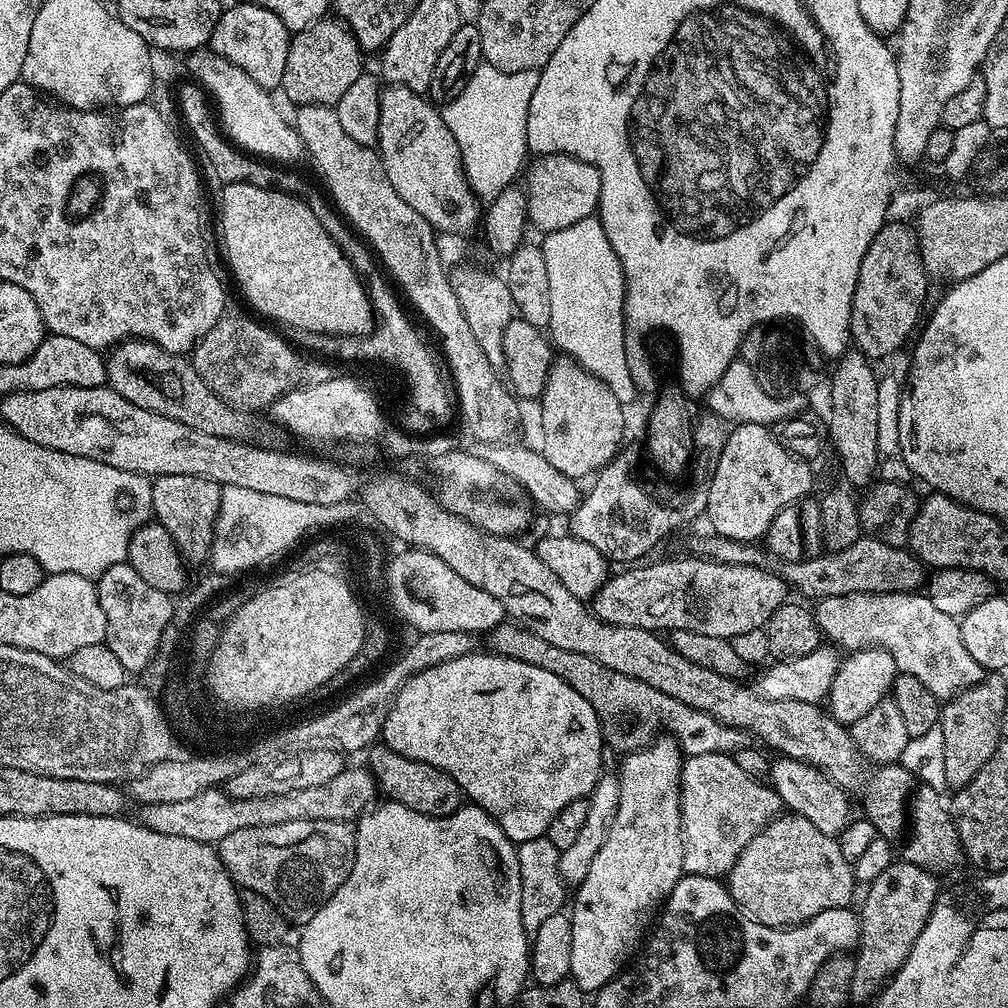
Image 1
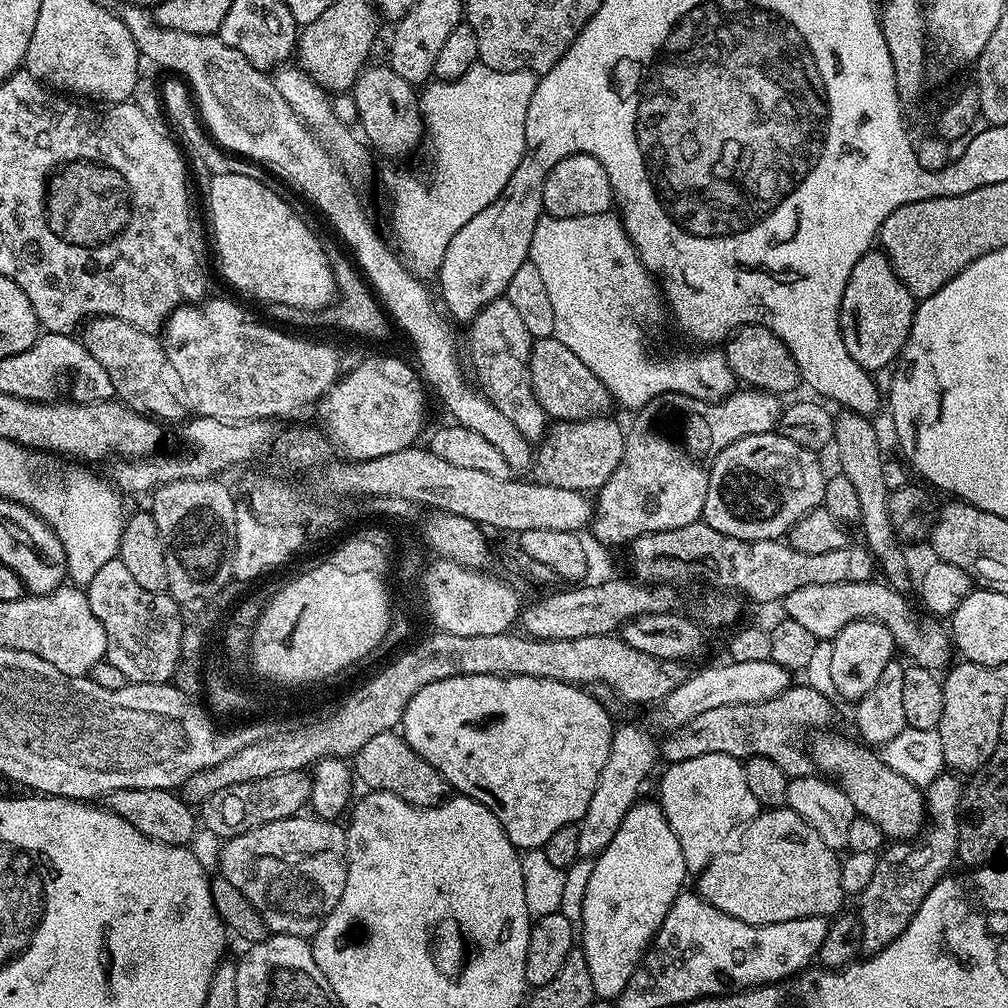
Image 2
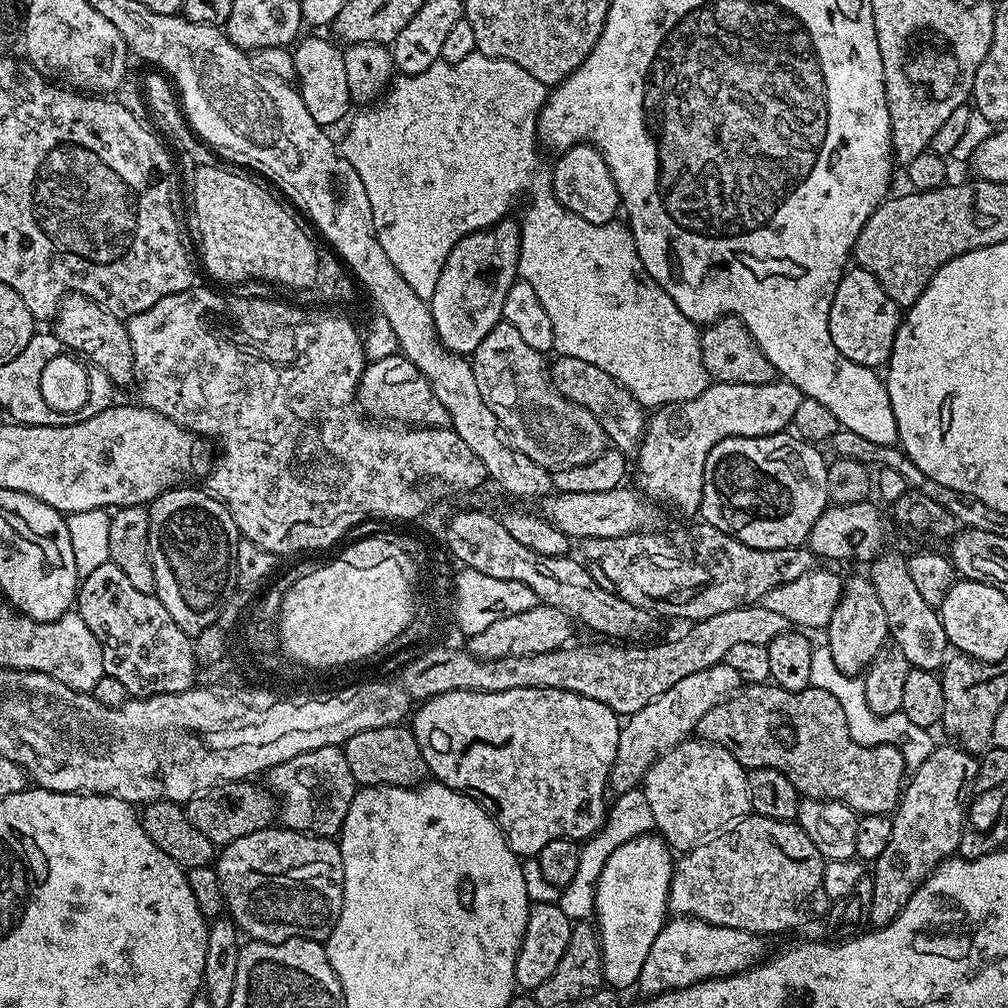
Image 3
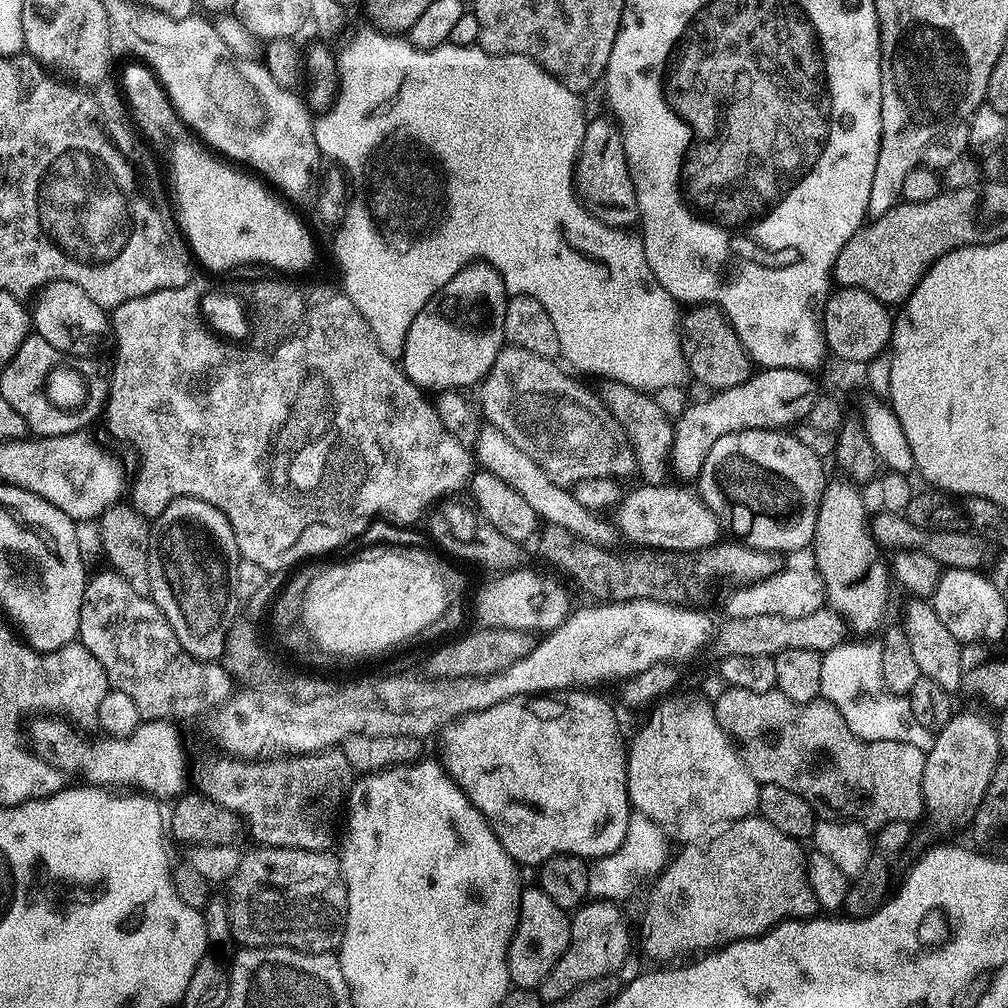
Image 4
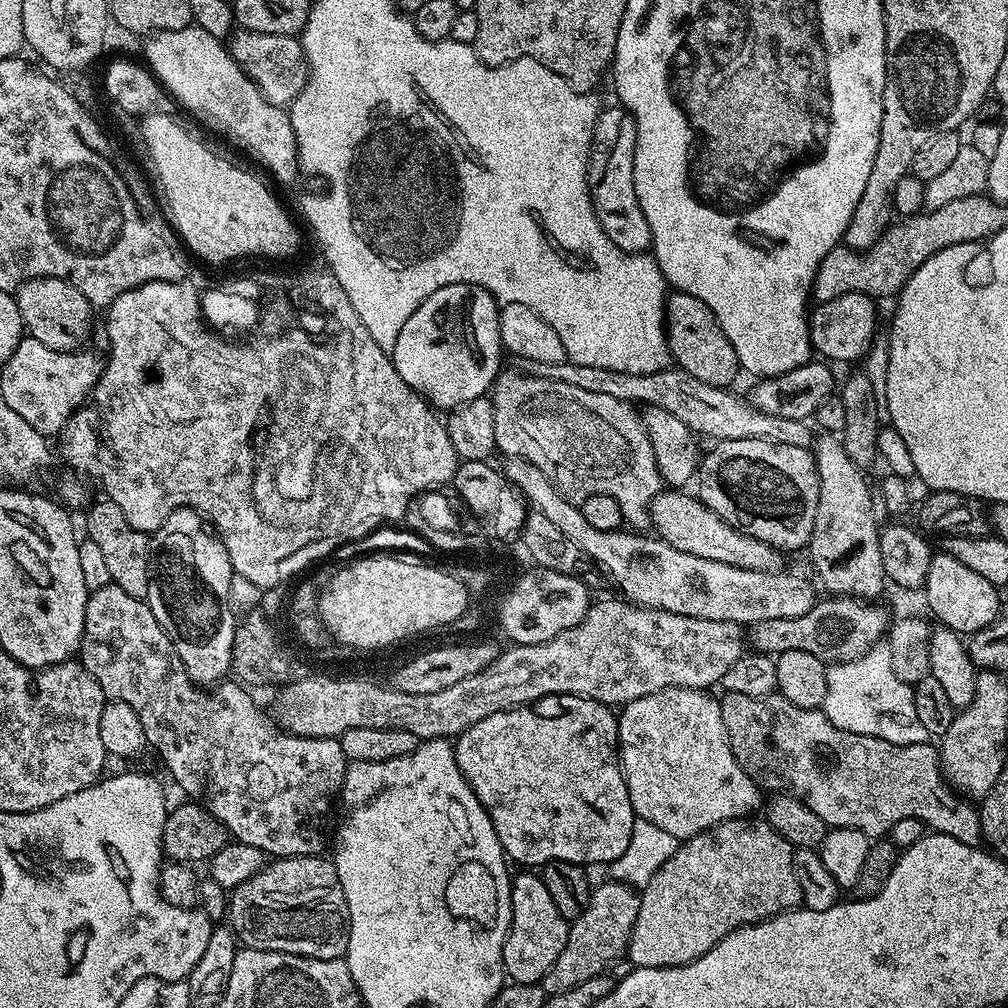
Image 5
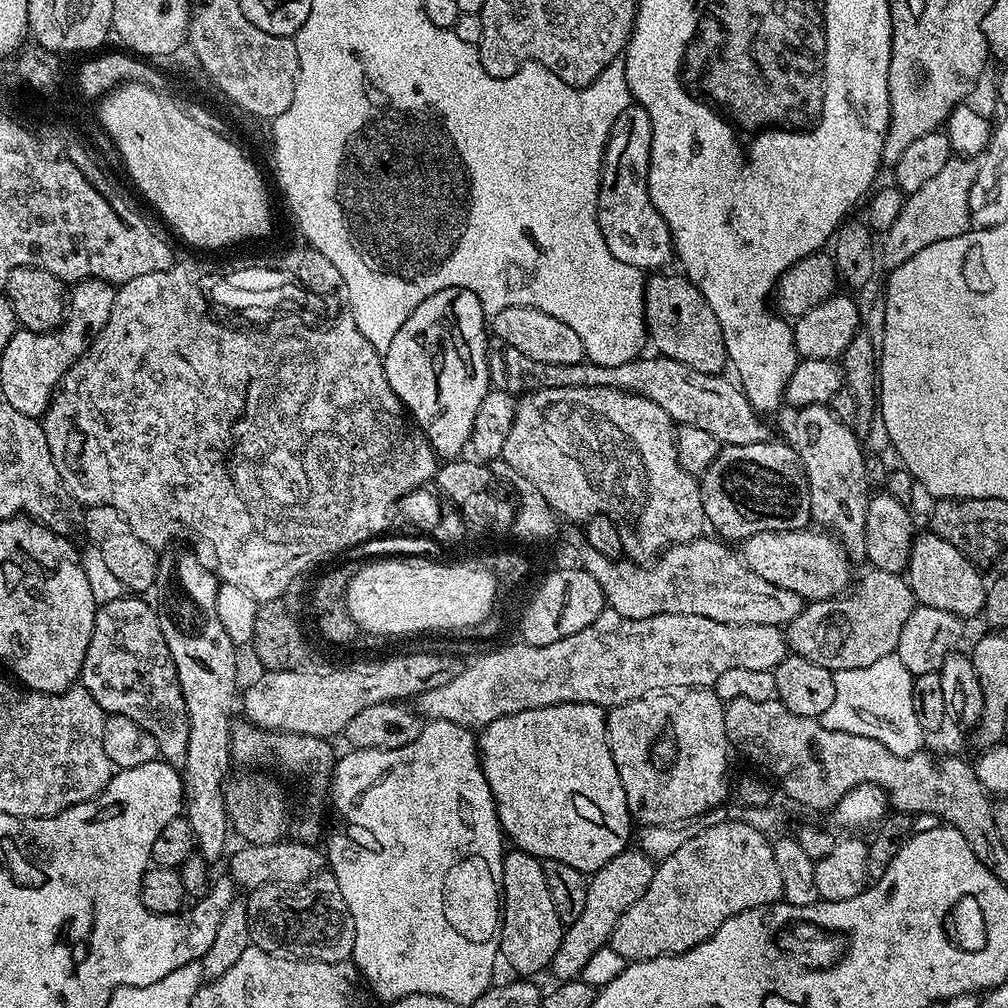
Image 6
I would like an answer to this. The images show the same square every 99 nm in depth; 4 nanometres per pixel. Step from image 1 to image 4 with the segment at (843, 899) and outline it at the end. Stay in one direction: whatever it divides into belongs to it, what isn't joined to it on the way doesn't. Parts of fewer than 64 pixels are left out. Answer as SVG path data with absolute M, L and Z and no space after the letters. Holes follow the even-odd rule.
M759 814L750 815L745 820L734 820L731 824L721 827L715 834L709 835L703 842L688 842L681 848L684 849L677 856L675 853L664 865L663 872L655 877L656 885L653 886L652 893L648 896L648 905L644 908L644 921L640 924L640 944L644 947L645 954L652 960L671 961L668 960L671 956L676 956L679 952L686 951L687 948L716 950L723 945L733 944L736 940L750 940L758 937L786 920L807 920L815 917L821 911L820 903L814 898L814 890L810 890L808 861L805 849L800 849L803 848L801 841L782 834L782 830L778 830L778 826L770 826L770 822L766 822L764 817Z

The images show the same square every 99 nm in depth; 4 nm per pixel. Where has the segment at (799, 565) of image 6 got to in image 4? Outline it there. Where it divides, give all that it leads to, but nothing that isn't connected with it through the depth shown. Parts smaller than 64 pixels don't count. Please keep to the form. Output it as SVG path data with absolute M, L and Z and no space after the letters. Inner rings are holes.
M676 482L644 484L625 495L614 508L614 528L629 540L629 545L644 550L663 550L688 554L711 547L721 539L722 525L691 487ZM672 483L672 484L671 484ZM680 487L680 488L679 488ZM692 548L692 549L691 549Z

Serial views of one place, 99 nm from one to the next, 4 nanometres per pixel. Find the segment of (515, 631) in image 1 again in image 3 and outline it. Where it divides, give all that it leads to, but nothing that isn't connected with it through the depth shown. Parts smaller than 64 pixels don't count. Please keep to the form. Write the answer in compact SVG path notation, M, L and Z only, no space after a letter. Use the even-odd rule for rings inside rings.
M771 682L741 687L735 696L718 702L714 710L706 710L706 714L702 714L695 735L709 744L730 750L730 754L734 754L745 770L773 768L786 774L786 778L790 778L790 782L794 782L800 791L801 797L842 802L865 816L895 812L906 784L906 765L897 748L889 744L862 746L854 742L854 738L850 738L846 713L842 711L838 698L834 698L834 694L826 694L826 690L821 688L809 686L801 692L791 692Z

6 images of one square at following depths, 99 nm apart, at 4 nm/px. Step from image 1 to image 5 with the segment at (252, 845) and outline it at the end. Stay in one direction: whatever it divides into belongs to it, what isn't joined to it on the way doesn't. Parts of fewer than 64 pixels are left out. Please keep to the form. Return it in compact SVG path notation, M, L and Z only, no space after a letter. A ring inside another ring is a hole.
M323 855L281 856L265 863L264 869L231 889L226 923L245 948L285 952L319 960L339 960L348 950L348 903L338 882L336 865Z

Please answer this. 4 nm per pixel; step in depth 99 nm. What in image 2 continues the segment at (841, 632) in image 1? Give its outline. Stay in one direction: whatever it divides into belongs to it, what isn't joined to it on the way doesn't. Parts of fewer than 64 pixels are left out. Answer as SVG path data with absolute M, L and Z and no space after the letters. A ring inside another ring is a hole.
M870 579L862 582L838 582L826 586L802 586L783 600L783 615L787 619L799 622L804 629L810 630L810 634L814 634L817 640L831 640L838 634L838 630L842 630L842 626L855 620L877 620L882 622L882 626L886 626L886 630L890 630L897 649L901 653L905 652L915 667L947 669L953 659L951 656L954 656L954 645L949 633L945 629L943 632L936 625L939 623L932 618L924 618L928 620L920 624L915 610L908 605L907 595L888 587L887 583L876 583L875 579Z

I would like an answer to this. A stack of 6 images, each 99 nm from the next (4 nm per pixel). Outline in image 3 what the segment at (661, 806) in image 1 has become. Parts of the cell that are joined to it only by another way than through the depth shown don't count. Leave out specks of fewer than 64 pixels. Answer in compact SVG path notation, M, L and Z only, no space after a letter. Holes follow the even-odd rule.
M649 834L639 836L614 850L605 866L596 888L596 906L594 927L600 934L600 957L602 958L602 974L604 984L613 990L628 988L637 983L642 974L642 962L646 962L646 954L650 954L650 946L654 946L654 938L665 926L670 916L668 895L674 867L674 852L664 842L663 836Z

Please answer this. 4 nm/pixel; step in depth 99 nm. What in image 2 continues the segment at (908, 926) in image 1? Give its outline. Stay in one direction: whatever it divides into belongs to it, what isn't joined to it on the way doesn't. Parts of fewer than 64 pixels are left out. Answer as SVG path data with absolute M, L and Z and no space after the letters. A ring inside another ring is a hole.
M942 774L926 789L926 820L929 827L919 838L892 842L879 853L874 878L858 897L858 915L862 922L862 949L865 953L881 952L910 926L918 906L934 890L939 880L949 875L948 868L957 859L956 847L960 833L960 798L965 785L956 774ZM929 831L929 832L928 832ZM928 832L928 833L927 833Z

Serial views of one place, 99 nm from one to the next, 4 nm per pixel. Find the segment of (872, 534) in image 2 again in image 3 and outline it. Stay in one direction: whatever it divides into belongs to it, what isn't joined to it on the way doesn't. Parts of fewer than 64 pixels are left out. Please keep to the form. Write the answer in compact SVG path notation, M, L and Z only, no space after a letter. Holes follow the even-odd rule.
M885 550L871 561L869 568L872 569L867 569L866 575L874 586L874 594L878 594L878 602L882 602L891 643L896 644L898 650L902 650L902 654L906 654L909 666L936 672L943 669L950 652L946 630L942 630L940 613L919 596L910 578L908 556L904 554L899 556L892 551Z

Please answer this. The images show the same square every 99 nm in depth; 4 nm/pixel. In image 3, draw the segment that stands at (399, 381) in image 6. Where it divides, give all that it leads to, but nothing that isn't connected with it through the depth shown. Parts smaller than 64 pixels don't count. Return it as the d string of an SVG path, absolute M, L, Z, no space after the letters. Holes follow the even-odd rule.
M505 218L499 221L499 223L493 225L491 228L475 233L470 236L464 237L463 240L459 240L450 250L450 254L446 258L444 263L444 273L438 278L438 286L434 286L434 294L430 301L430 307L432 310L432 317L434 318L434 328L438 334L440 341L444 343L445 348L450 349L452 352L458 352L461 354L472 354L472 351L476 347L481 347L484 344L486 334L490 334L490 330L494 330L496 324L501 323L502 320L502 306L506 302L506 294L510 290L510 286L515 284L518 279L518 273L520 271L520 224L517 221L512 221L512 218Z

